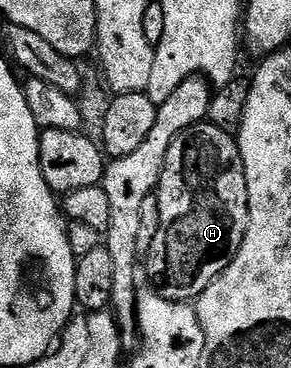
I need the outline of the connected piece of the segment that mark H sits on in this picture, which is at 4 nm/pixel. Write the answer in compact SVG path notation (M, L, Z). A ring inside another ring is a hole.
M198 124L178 136L165 157L155 197L159 204L159 232L147 259L152 289L167 301L196 303L197 297L235 260L249 227L247 180L236 137L208 124Z

